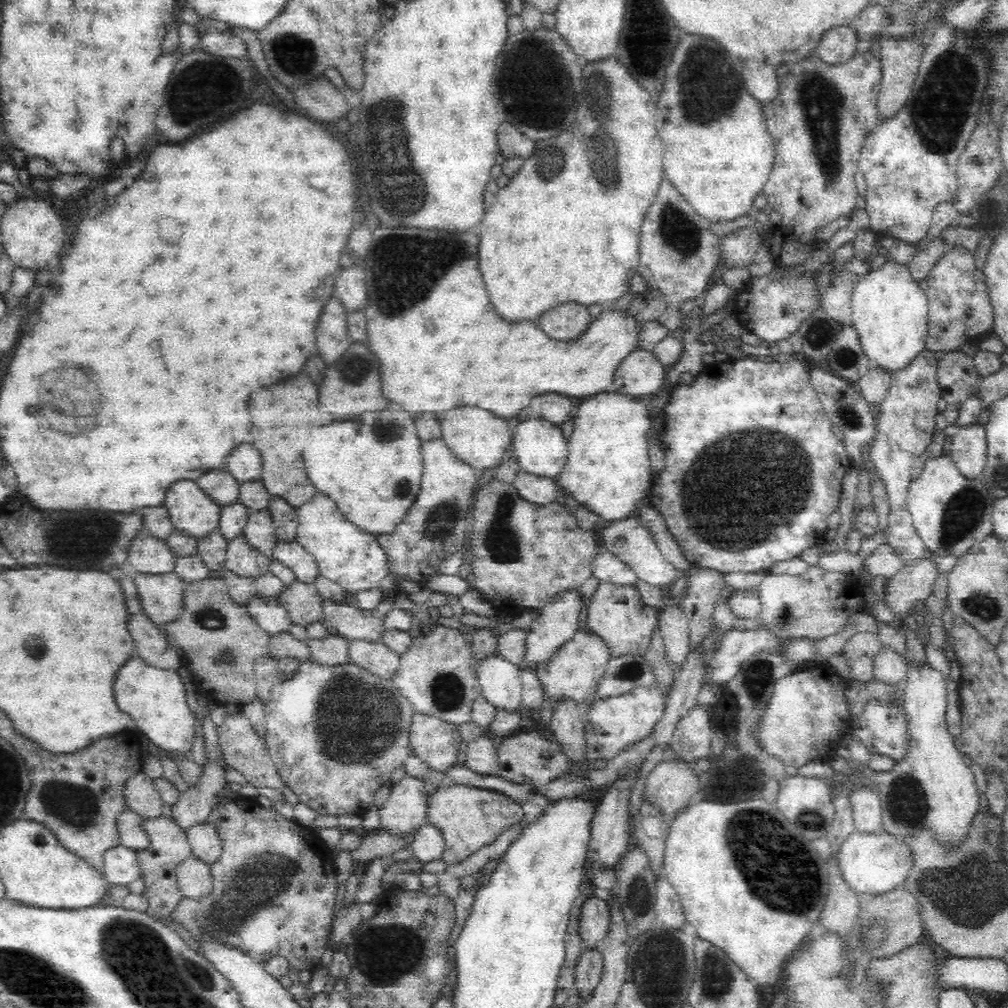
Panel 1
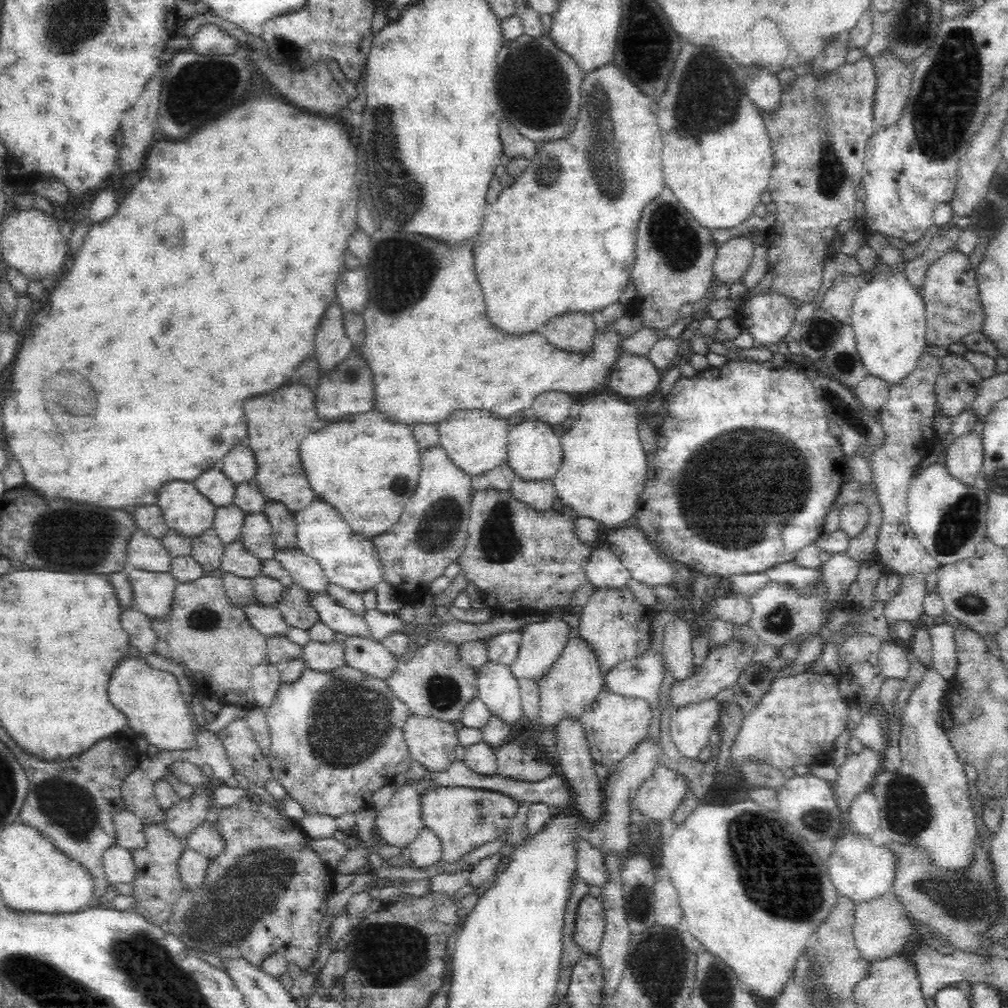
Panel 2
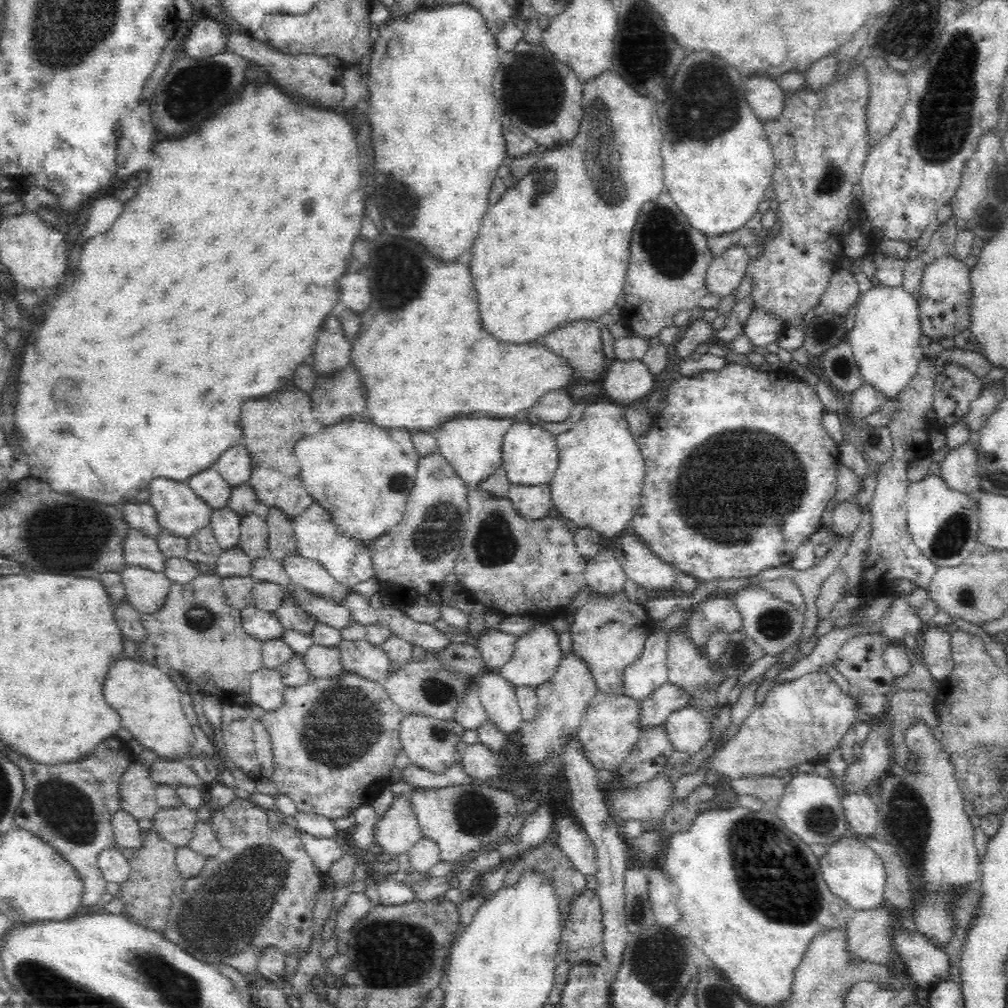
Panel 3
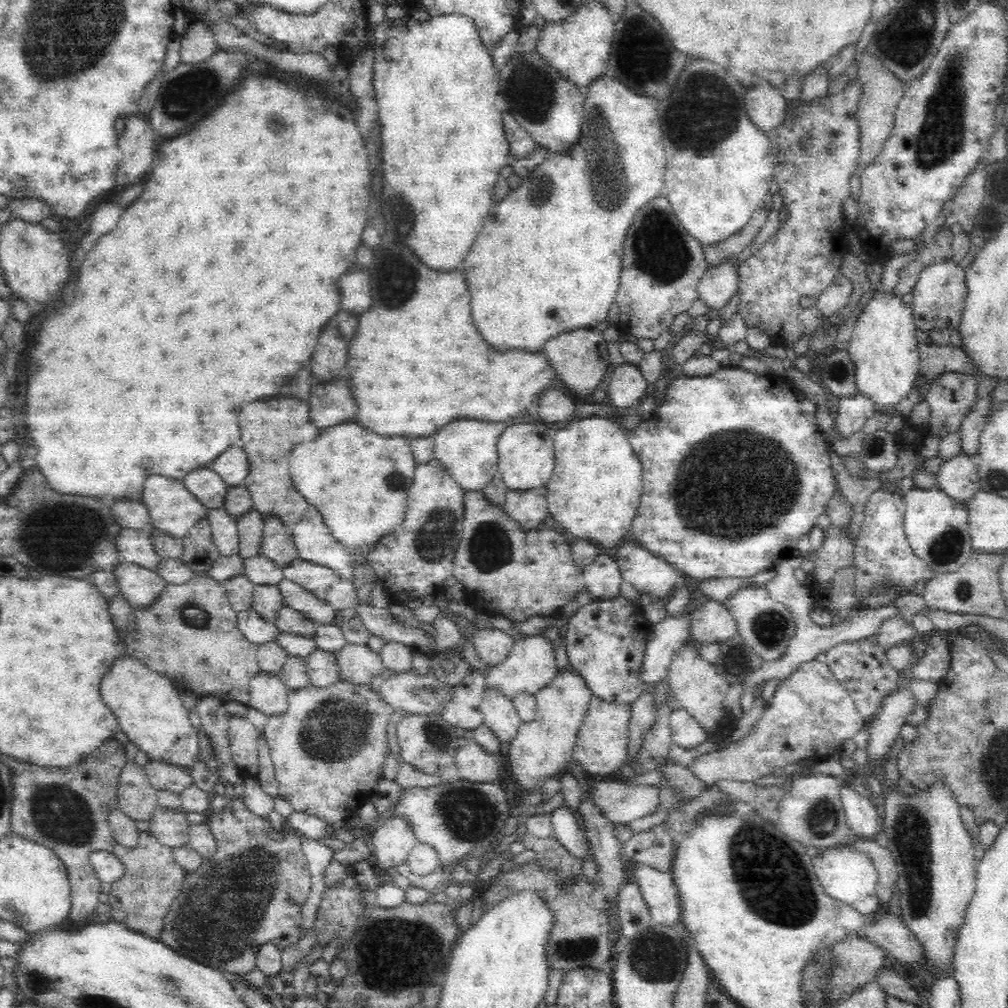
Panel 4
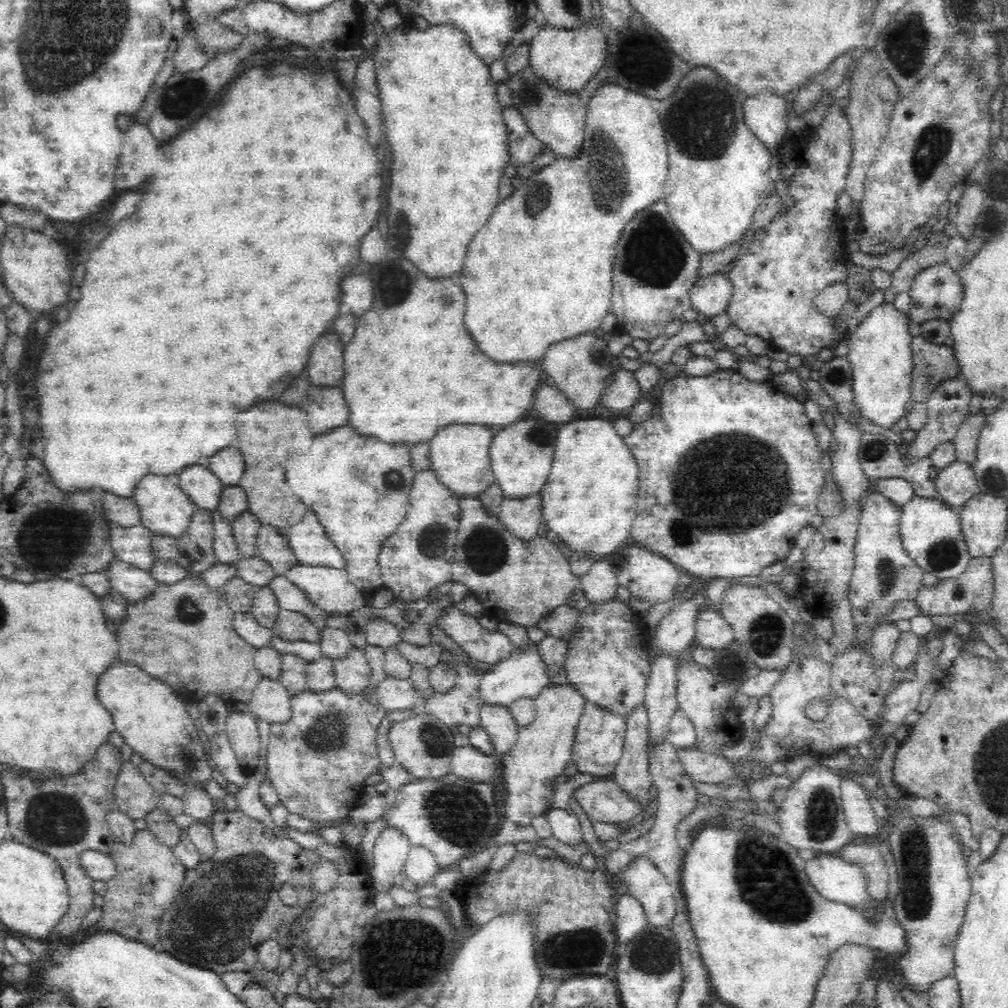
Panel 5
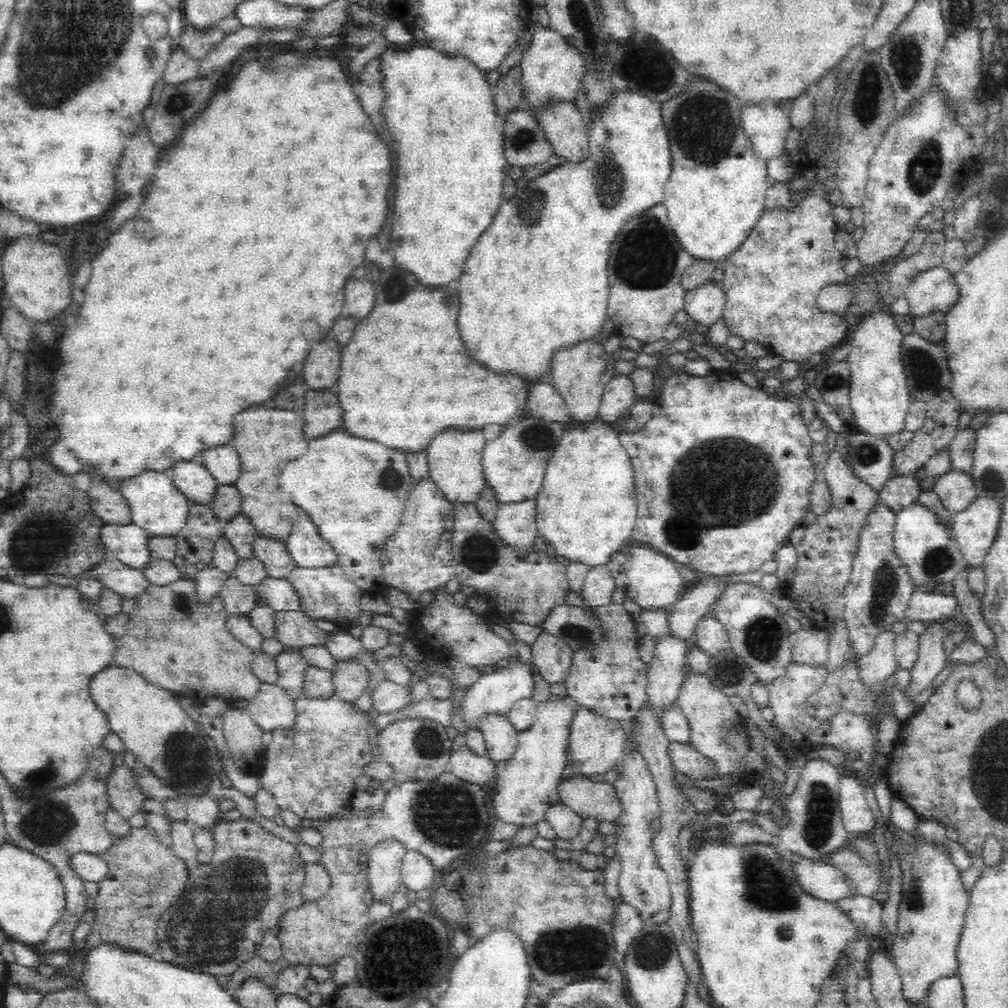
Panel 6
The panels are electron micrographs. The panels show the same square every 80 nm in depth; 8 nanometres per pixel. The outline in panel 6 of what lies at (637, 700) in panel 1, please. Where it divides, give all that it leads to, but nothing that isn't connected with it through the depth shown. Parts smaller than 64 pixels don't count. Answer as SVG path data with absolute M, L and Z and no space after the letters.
M584 707L576 709L567 726L567 746L575 772L585 774L587 777L597 776L619 763L627 751L620 724L620 721L604 719Z

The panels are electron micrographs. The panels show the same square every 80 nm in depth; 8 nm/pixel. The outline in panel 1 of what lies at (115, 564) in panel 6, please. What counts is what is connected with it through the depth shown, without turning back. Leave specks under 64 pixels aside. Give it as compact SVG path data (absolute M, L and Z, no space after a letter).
M174 571L154 574L136 572L130 574L137 591L139 607L155 624L174 620L181 602L183 580Z

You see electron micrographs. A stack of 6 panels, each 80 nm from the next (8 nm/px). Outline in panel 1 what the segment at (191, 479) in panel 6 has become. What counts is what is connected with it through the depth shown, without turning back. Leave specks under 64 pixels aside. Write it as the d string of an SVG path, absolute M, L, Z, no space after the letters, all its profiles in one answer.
M221 466L202 474L195 482L216 504L224 506L237 503L239 483Z

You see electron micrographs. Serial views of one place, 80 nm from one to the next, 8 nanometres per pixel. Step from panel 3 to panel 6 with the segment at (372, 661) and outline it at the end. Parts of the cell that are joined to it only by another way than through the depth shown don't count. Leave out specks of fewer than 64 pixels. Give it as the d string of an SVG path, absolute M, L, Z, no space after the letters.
M359 658L344 660L331 671L334 695L344 702L354 703L370 686L360 662Z

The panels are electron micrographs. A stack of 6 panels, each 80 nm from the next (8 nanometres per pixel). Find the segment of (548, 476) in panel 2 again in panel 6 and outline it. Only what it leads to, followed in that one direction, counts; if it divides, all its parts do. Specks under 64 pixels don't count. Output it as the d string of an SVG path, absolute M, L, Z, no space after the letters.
M521 414L513 422L503 425L502 432L493 440L484 444L481 453L480 467L482 479L485 487L493 493L494 501L497 505L518 503L524 500L533 500L541 488L545 467L558 440L565 435L567 424L560 422L550 422L538 416Z

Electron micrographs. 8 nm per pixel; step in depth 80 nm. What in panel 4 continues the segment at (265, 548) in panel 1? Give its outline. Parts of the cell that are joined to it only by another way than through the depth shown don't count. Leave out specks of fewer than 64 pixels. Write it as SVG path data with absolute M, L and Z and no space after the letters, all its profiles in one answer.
M250 508L235 518L239 554L243 557L260 555L260 537L262 535L264 519L258 511Z

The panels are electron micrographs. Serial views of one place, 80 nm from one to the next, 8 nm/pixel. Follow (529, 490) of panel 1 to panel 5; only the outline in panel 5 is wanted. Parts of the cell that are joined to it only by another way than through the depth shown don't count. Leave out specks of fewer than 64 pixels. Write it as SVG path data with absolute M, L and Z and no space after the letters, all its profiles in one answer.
M539 494L524 500L503 500L497 512L503 532L522 544L536 538L541 524L540 504Z

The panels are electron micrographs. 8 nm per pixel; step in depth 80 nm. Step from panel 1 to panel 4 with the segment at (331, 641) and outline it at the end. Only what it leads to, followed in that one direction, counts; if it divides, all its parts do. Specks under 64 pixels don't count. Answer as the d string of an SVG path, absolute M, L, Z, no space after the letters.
M320 649L305 658L304 668L310 686L326 688L338 682L336 658L336 655Z

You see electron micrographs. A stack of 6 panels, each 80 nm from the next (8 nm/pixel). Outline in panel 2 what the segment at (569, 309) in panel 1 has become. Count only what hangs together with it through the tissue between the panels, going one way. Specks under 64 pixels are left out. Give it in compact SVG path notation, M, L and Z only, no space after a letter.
M592 315L561 316L551 320L543 328L542 335L546 336L546 340L556 350L590 359L595 355L598 331Z

